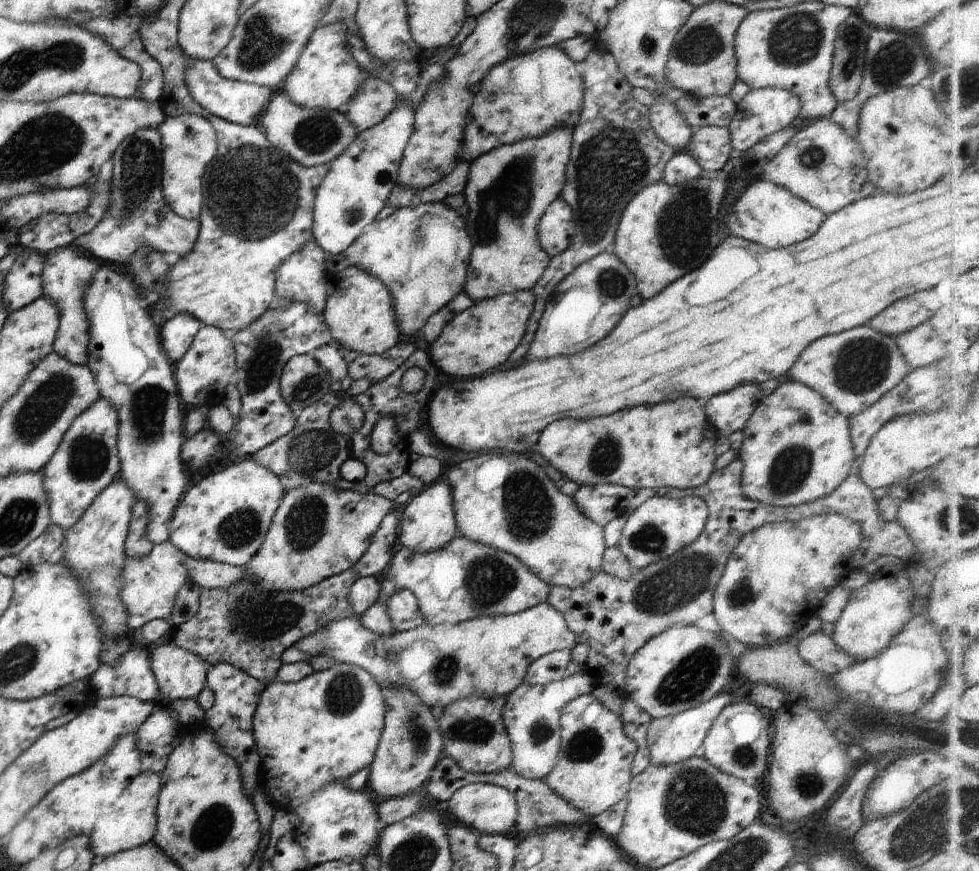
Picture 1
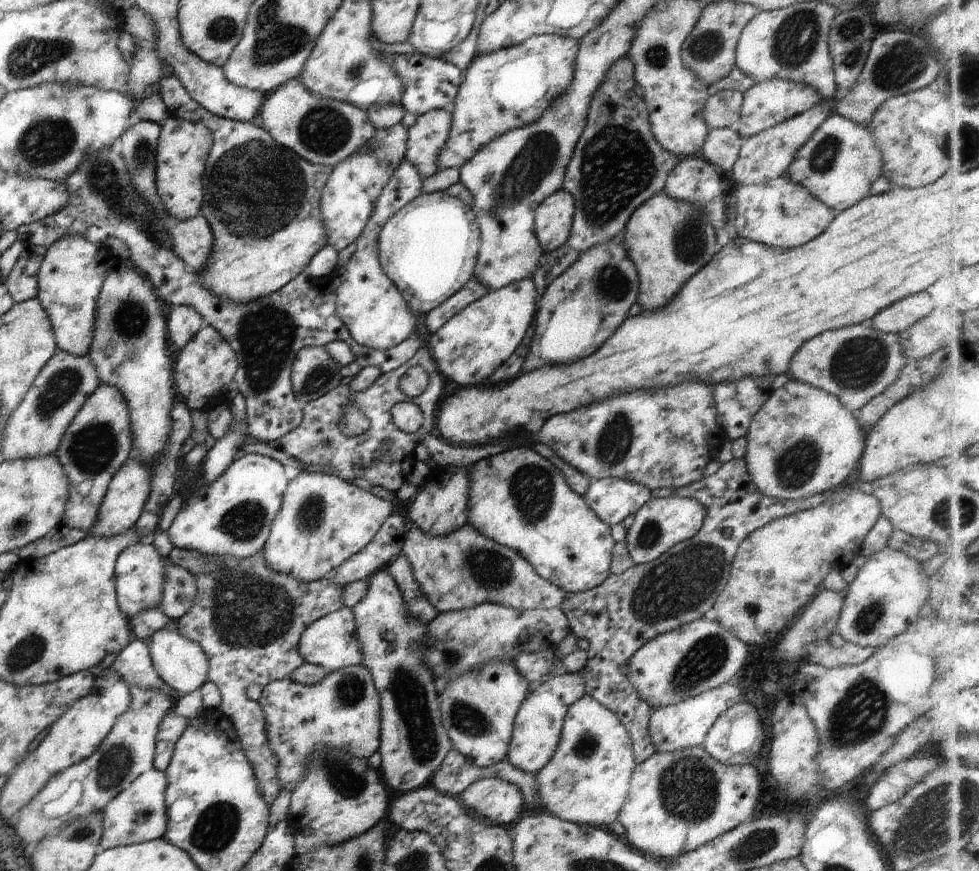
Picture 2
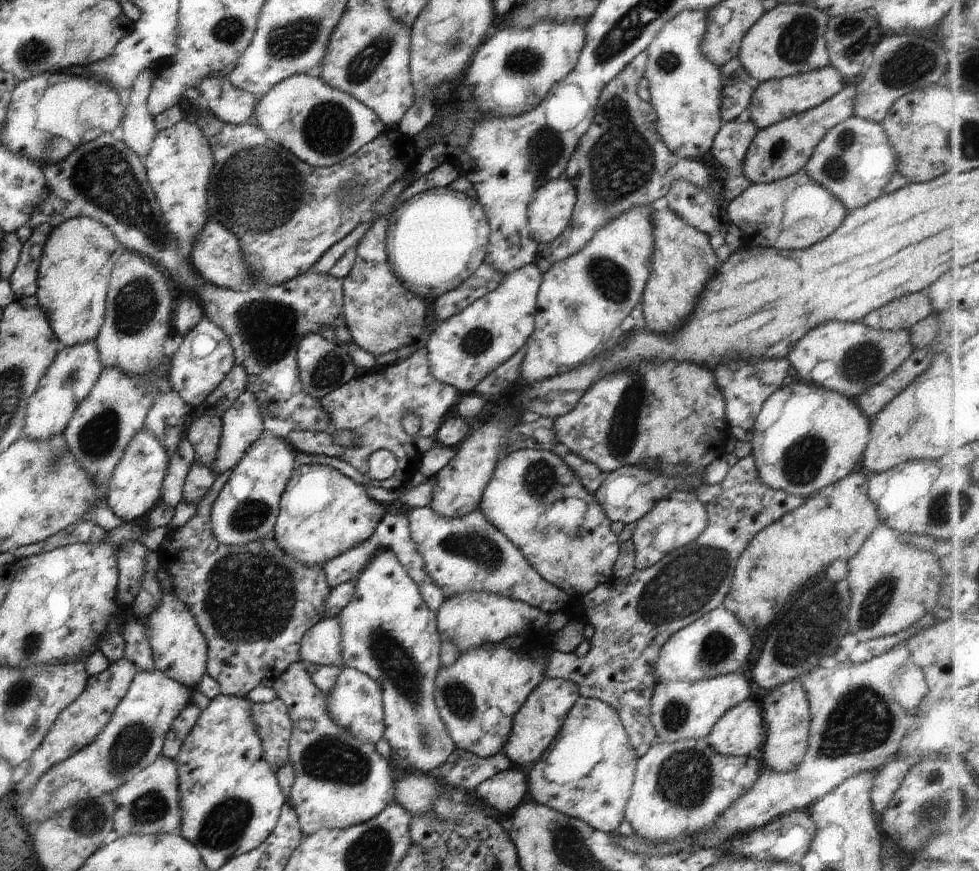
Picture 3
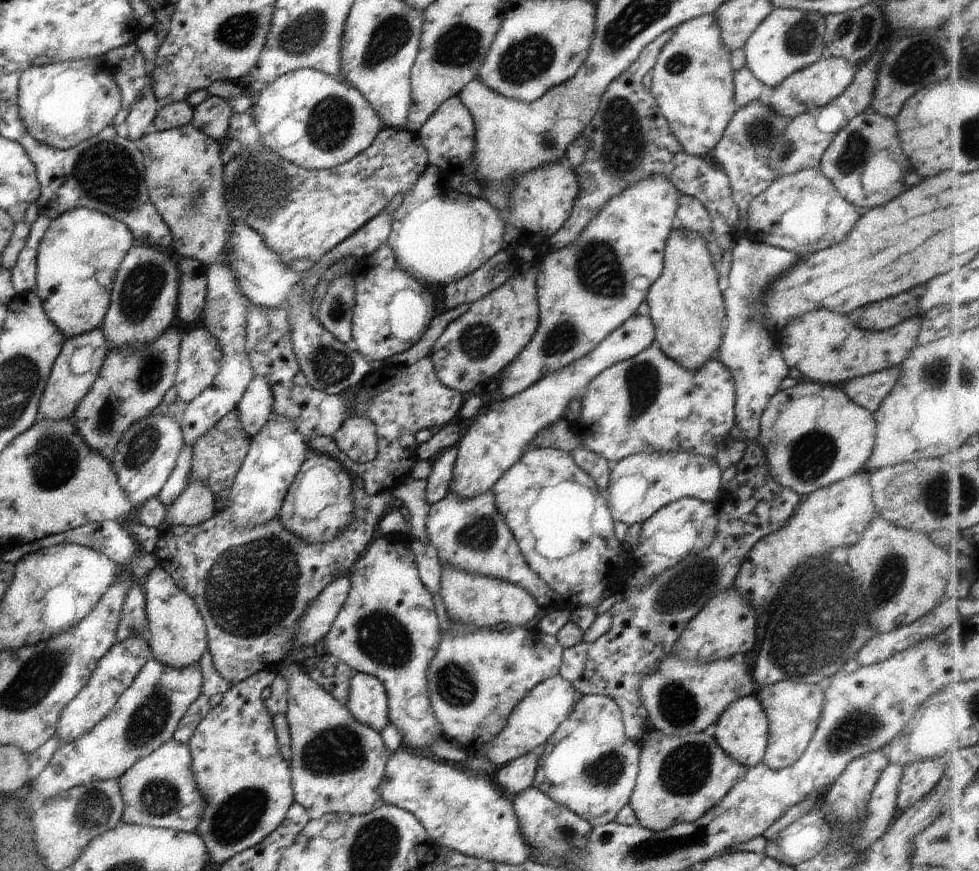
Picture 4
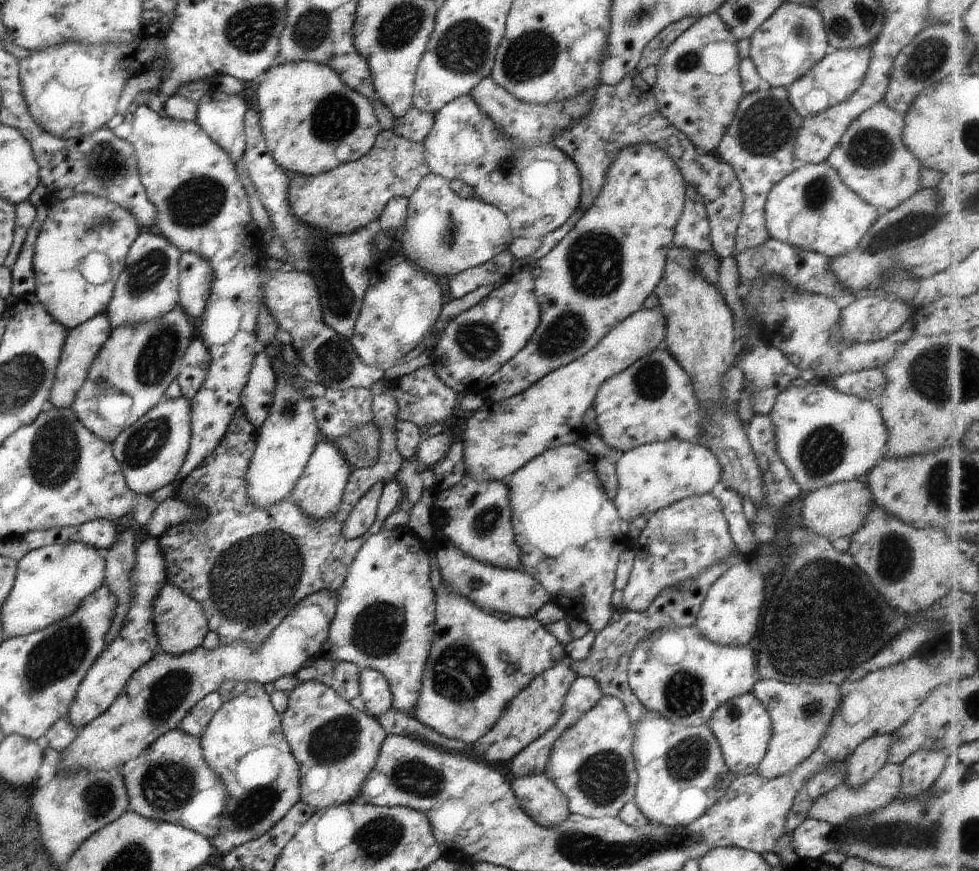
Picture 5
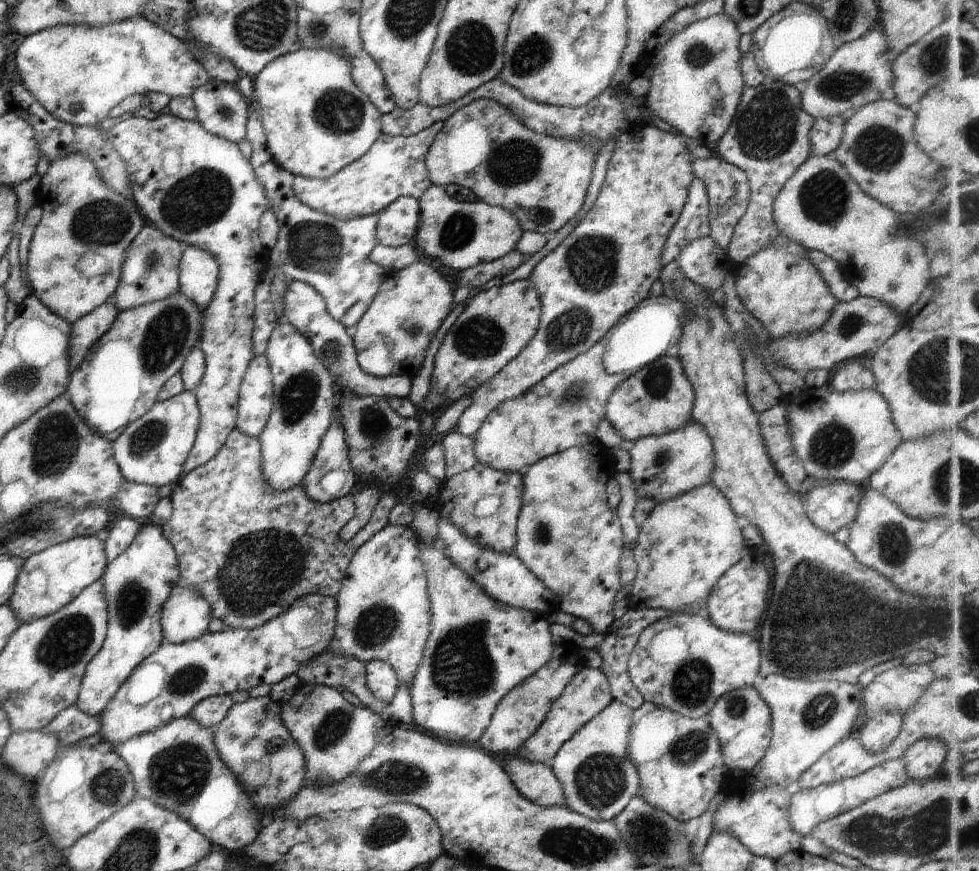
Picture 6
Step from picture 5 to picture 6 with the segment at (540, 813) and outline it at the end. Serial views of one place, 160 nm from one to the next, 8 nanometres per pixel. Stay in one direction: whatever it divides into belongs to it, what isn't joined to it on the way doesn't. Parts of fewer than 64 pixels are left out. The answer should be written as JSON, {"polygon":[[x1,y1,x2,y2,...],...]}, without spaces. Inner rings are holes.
{"polygon":[[516,754,509,756,505,771,526,800,541,807,565,805,562,784,548,764,532,763]]}

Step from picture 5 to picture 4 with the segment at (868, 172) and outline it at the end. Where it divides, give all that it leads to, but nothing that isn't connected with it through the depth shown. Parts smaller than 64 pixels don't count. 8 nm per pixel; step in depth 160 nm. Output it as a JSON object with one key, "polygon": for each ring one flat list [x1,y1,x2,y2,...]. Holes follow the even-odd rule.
{"polygon":[[868,110,856,116,856,119,850,121,844,128,841,128,830,141,828,148,824,151,818,168,824,173,824,176,836,187,836,190,850,203,862,210,871,209,882,206,891,201,898,190,890,190,888,194,882,192,868,192,862,186,862,172,864,172,864,164,870,158,870,154,876,154,880,150,888,150,890,156,896,156,896,160,902,162,902,166,909,166,904,151,900,146,897,136,897,130,894,124,894,118,882,116,874,110]]}

